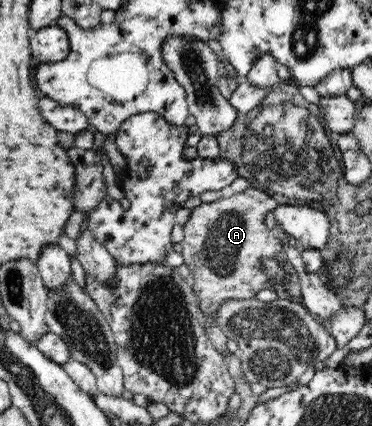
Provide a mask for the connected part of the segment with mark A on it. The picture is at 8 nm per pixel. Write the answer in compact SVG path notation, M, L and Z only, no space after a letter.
M249 187L242 193L221 198L213 203L202 203L189 213L183 224L184 238L181 254L184 264L190 269L193 291L198 297L200 309L209 317L221 301L229 299L251 299L261 289L269 288L267 274L261 270L261 259L276 259L286 271L286 288L291 295L299 297L299 276L289 262L285 262L281 240L275 238L265 226L265 215L278 207L269 194Z

